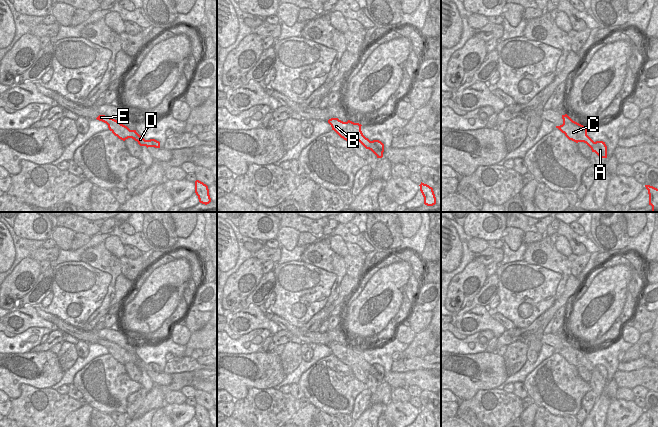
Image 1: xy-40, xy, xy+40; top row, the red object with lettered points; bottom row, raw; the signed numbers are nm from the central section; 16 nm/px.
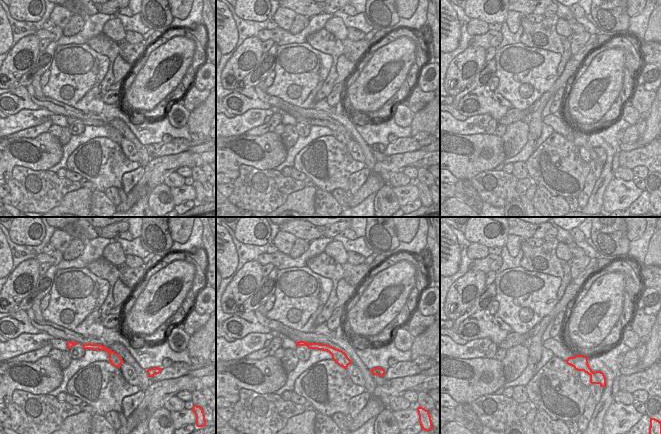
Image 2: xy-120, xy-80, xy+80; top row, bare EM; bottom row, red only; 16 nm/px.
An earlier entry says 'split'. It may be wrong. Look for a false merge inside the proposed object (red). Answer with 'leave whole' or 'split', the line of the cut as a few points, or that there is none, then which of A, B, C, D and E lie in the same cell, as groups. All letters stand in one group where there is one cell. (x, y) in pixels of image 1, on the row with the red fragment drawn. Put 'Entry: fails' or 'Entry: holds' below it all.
split | xy (373, 141), (368, 148) | A / B C D E
Entry: holds

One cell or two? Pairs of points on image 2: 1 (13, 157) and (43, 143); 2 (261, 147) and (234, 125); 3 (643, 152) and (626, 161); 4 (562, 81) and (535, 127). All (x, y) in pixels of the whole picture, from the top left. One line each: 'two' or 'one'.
1: one
2: two
3: one
4: one

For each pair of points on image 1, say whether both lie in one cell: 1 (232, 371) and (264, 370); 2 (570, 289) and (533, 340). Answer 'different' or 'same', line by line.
1: same
2: same

